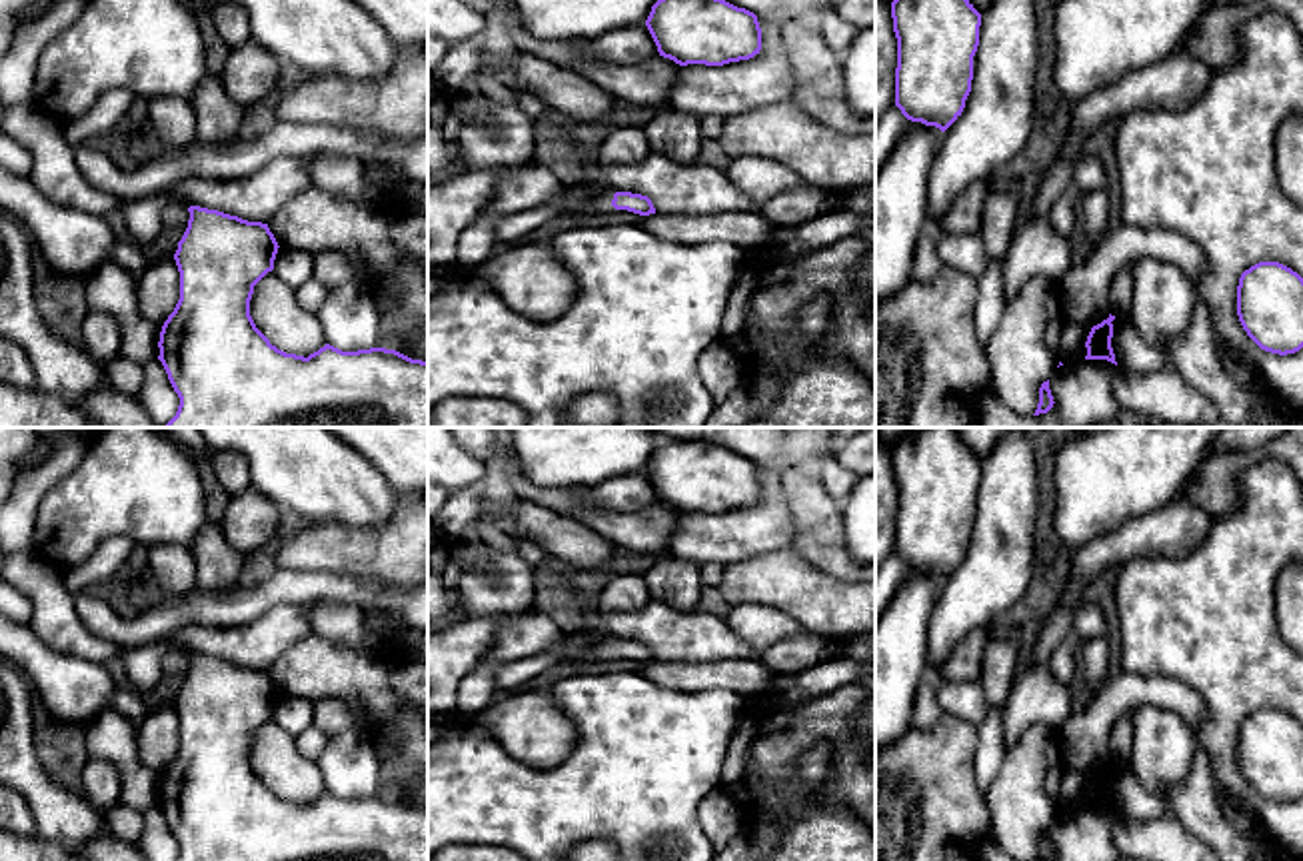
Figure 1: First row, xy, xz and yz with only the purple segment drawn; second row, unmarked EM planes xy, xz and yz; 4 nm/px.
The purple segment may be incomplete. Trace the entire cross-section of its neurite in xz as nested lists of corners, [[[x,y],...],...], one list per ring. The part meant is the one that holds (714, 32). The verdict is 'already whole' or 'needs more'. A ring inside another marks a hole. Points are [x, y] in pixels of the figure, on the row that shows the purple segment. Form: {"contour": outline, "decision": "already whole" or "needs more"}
{"contour": [[[657,0],[646,26],[659,56],[679,66],[723,66],[761,50],[757,16],[725,0]]], "decision": "already whole"}

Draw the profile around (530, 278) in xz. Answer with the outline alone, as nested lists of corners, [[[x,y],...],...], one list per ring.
[[[548,242],[500,248],[490,260],[462,268],[490,286],[510,308],[538,322],[562,316],[576,298],[574,274]]]

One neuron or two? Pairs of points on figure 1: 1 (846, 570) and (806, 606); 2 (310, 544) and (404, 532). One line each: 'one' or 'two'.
1: two
2: one

